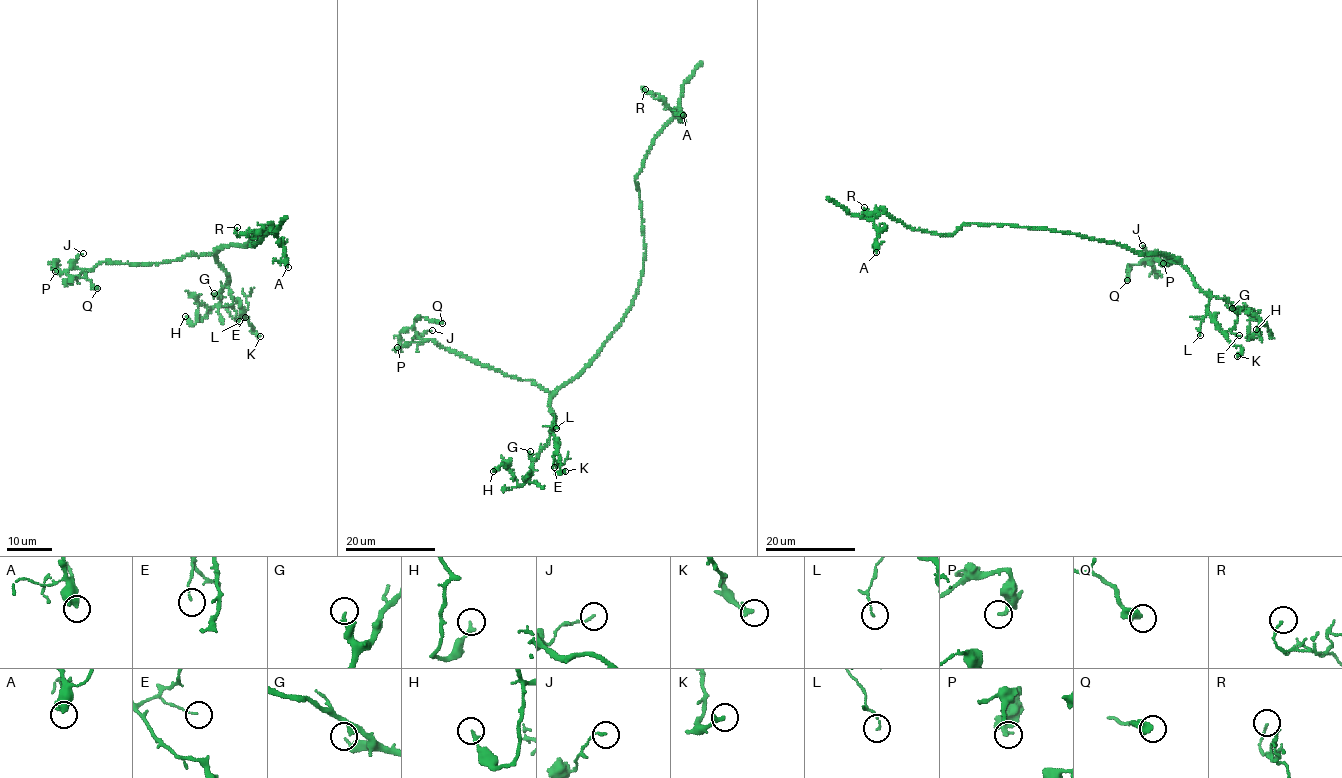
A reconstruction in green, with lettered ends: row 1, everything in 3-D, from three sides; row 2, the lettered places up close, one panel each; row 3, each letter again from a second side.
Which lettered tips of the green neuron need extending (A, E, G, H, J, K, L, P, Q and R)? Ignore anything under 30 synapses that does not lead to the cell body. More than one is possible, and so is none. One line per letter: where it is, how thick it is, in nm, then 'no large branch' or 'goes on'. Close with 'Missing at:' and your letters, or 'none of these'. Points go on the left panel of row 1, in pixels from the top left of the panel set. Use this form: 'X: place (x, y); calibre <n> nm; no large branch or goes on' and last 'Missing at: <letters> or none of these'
A: place (288, 267); calibre 500 nm; no large branch
E: place (245, 317); calibre 90 nm; no large branch
G: place (214, 293); calibre 200 nm; no large branch
H: place (185, 316); calibre 220 nm; no large branch
J: place (83, 253); calibre 120 nm; no large branch
K: place (260, 336); calibre 240 nm; no large branch
L: place (239, 321); calibre 100 nm; no large branch
P: place (55, 271); calibre 240 nm; no large branch
Q: place (97, 288); calibre 480 nm; no large branch
R: place (237, 227); calibre 110 nm; no large branch
Missing at: none of these

